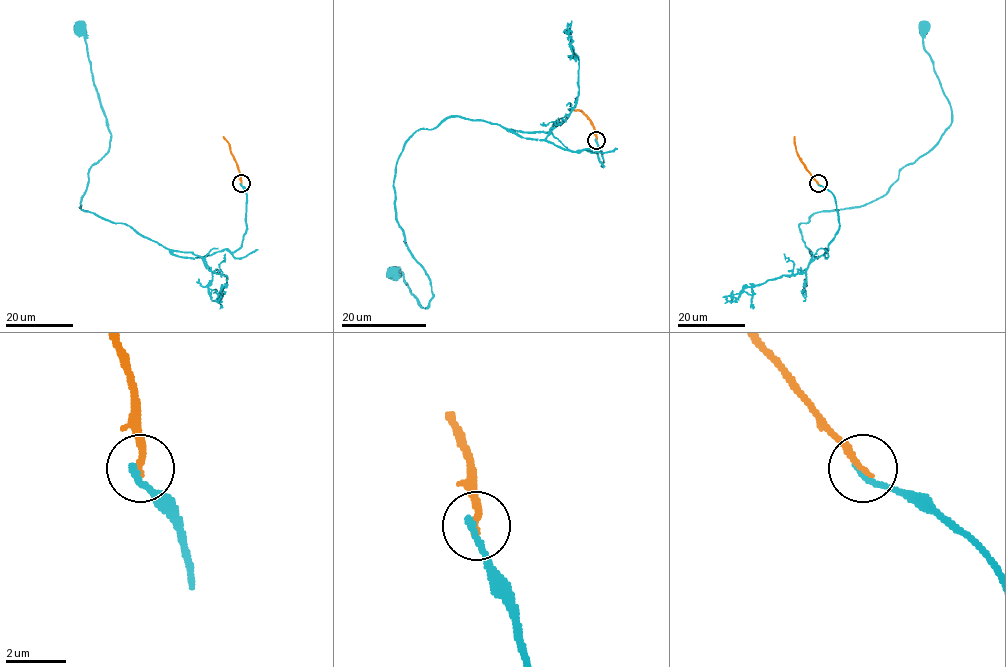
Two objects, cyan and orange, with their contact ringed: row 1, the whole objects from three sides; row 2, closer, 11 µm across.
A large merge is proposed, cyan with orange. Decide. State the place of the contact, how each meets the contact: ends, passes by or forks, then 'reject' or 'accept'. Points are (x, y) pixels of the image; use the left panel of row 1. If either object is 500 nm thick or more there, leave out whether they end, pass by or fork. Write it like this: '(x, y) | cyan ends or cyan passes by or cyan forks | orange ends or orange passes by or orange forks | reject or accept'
(241, 183) | cyan ends | orange ends | reject

